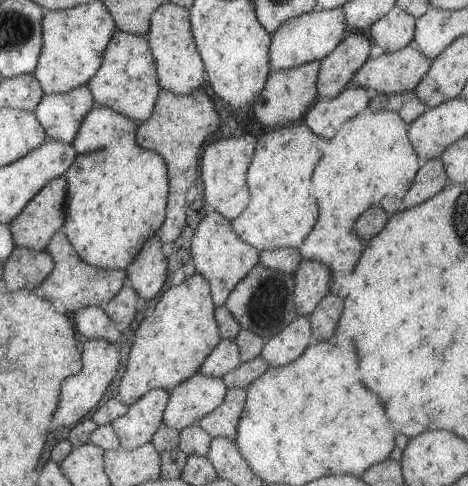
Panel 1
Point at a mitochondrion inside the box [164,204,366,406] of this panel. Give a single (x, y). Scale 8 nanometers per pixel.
(263, 304)

